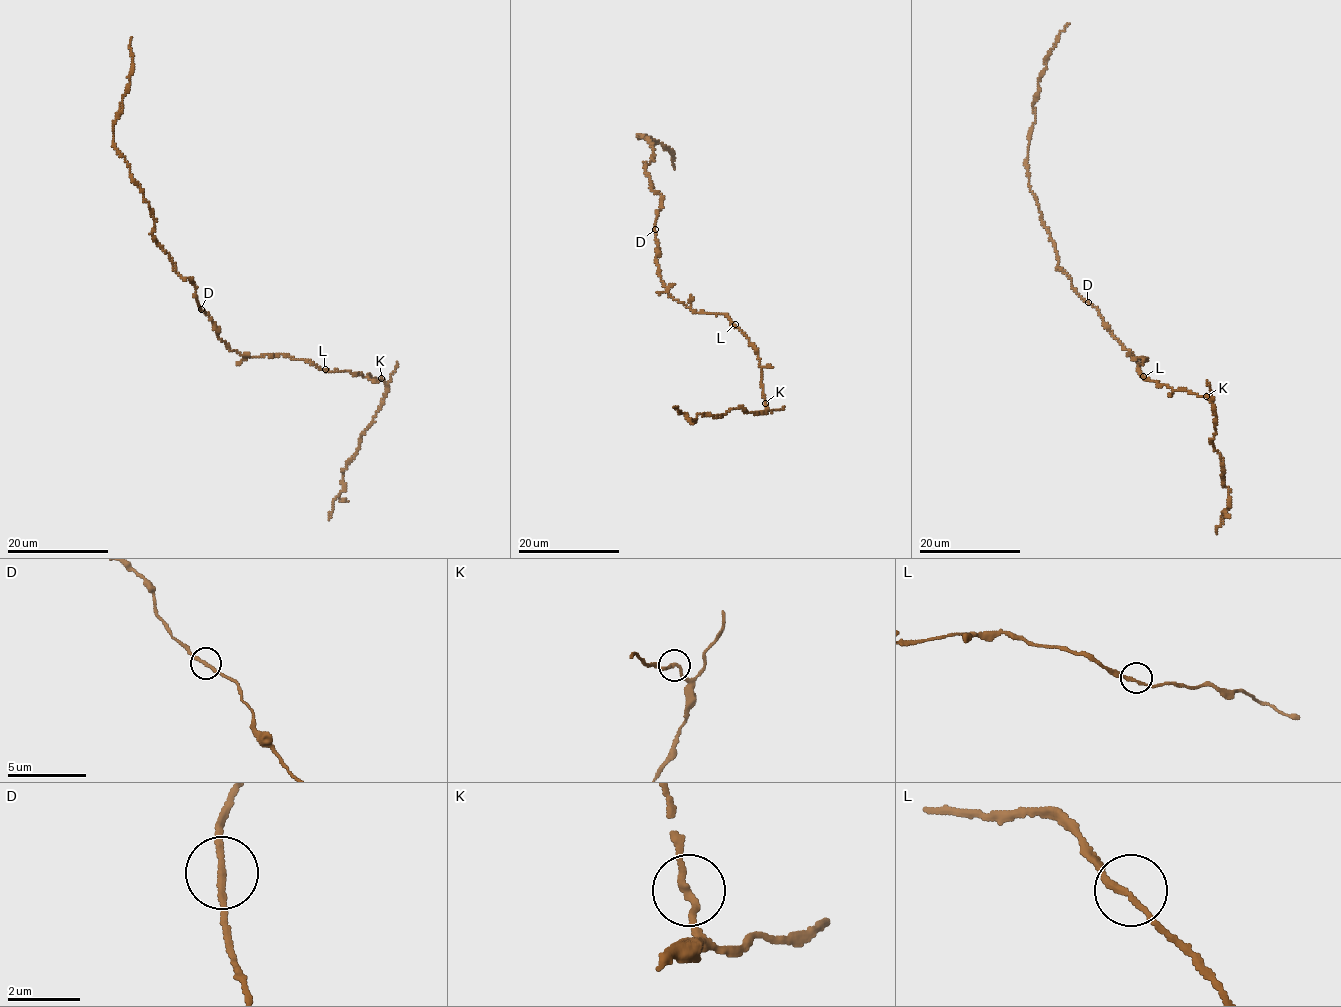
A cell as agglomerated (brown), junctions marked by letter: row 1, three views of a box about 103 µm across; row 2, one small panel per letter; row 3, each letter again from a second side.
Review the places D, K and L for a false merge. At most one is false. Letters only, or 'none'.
none

